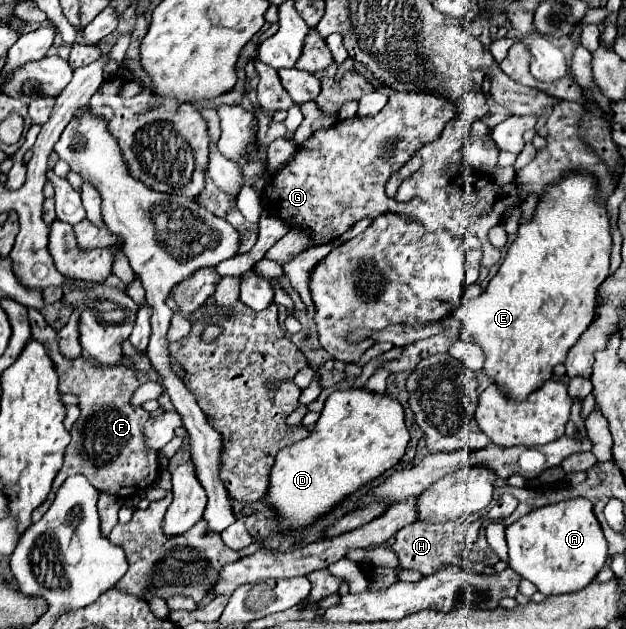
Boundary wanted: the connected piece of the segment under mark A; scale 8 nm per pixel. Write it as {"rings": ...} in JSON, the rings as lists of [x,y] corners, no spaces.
{"rings":[[[572,498],[532,510],[506,528],[506,542],[510,554],[508,566],[530,580],[544,596],[582,590],[608,560],[606,538],[586,498]]]}

